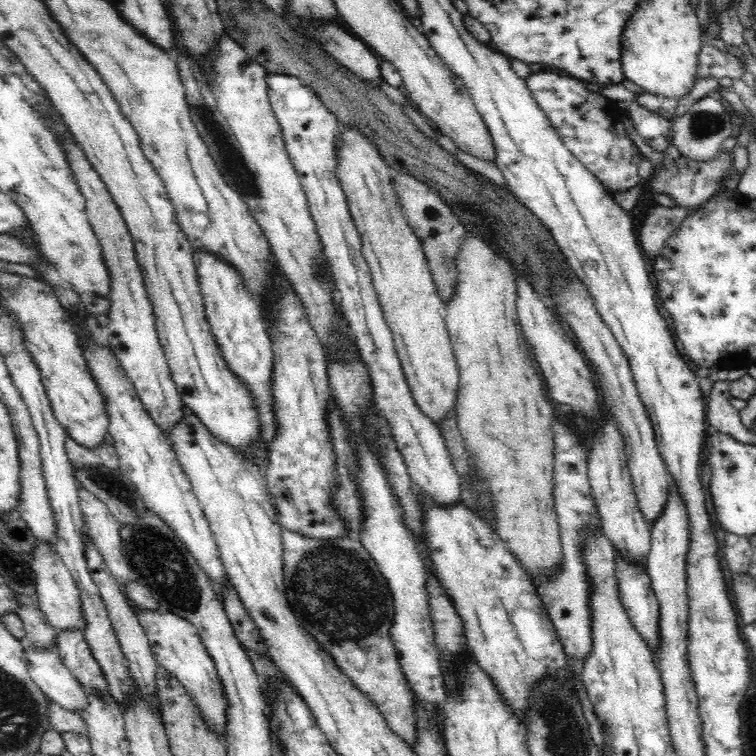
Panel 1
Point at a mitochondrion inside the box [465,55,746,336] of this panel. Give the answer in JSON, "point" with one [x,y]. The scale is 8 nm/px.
{"point":[704,124]}

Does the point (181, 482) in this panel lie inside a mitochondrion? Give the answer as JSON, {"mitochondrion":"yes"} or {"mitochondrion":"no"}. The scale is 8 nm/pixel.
{"mitochondrion":"no"}

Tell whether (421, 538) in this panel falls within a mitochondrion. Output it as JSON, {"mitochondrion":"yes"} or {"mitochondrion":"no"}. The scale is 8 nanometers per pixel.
{"mitochondrion":"no"}

